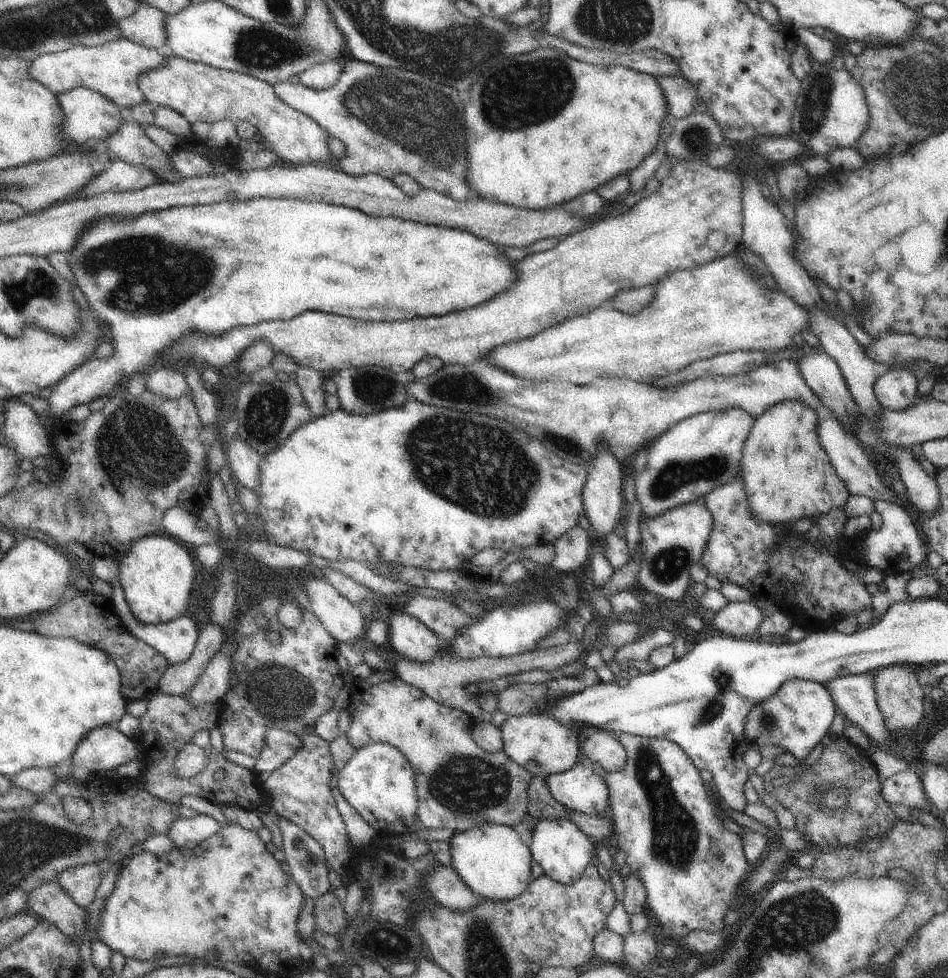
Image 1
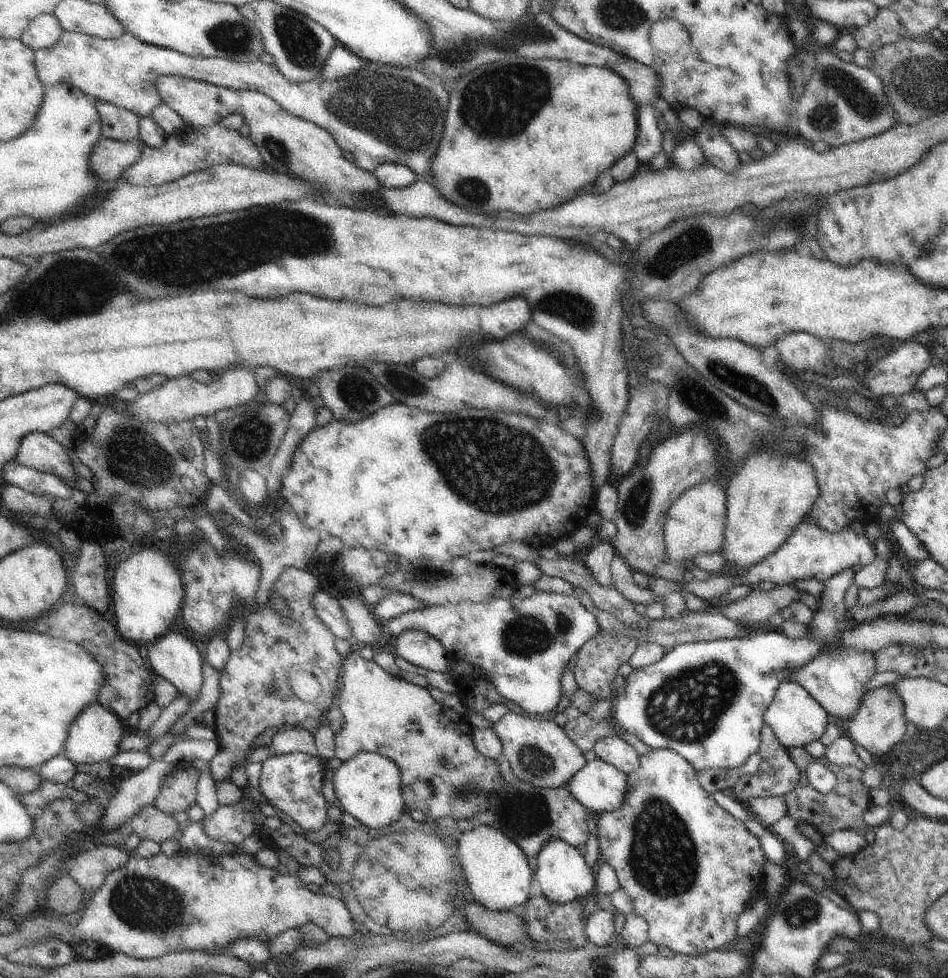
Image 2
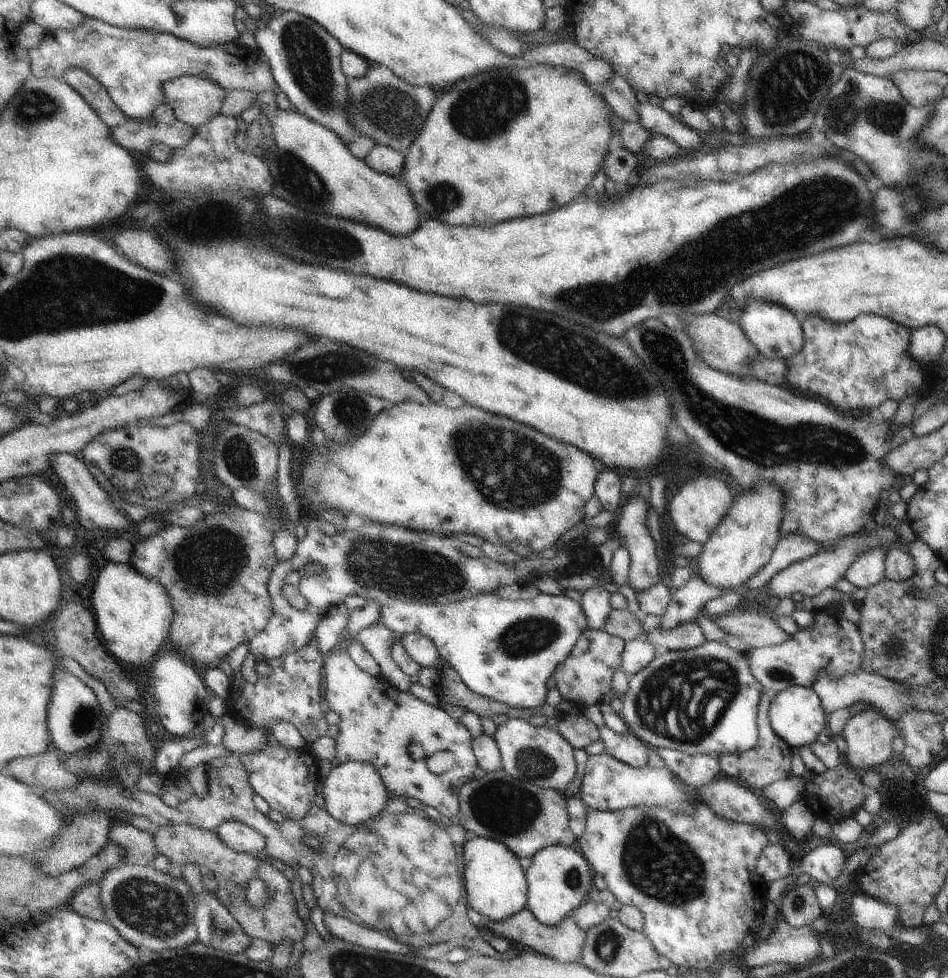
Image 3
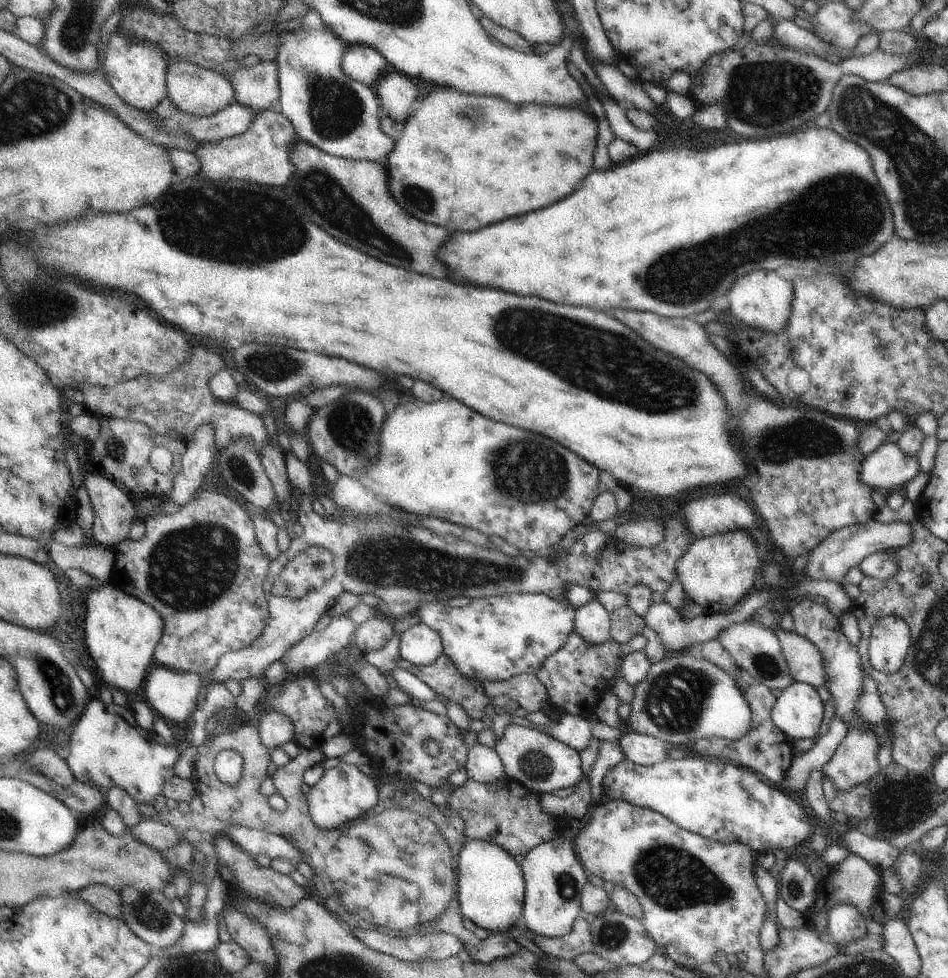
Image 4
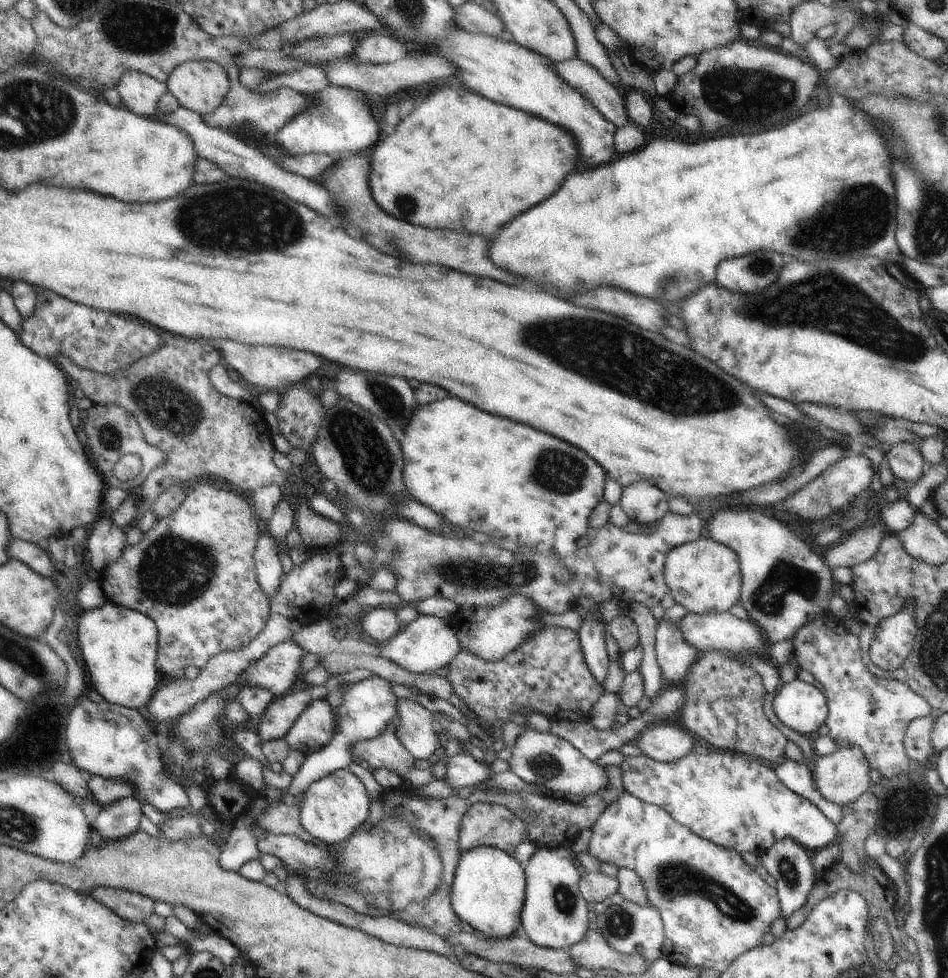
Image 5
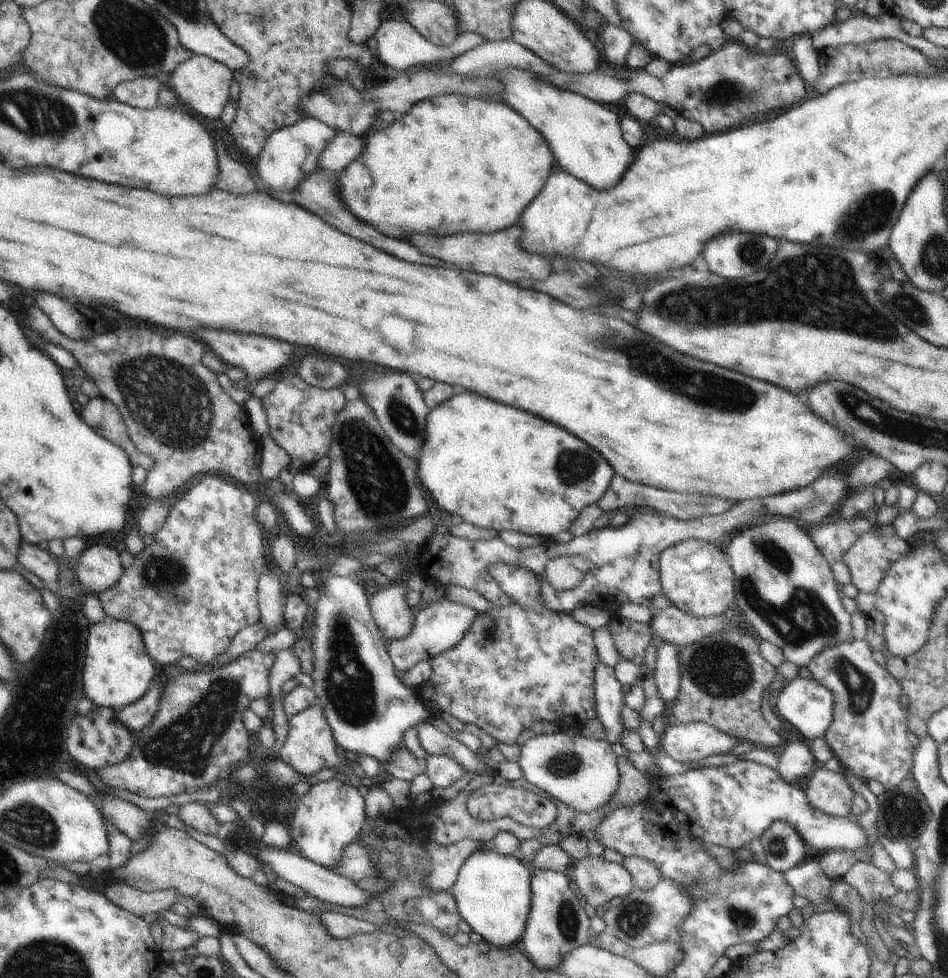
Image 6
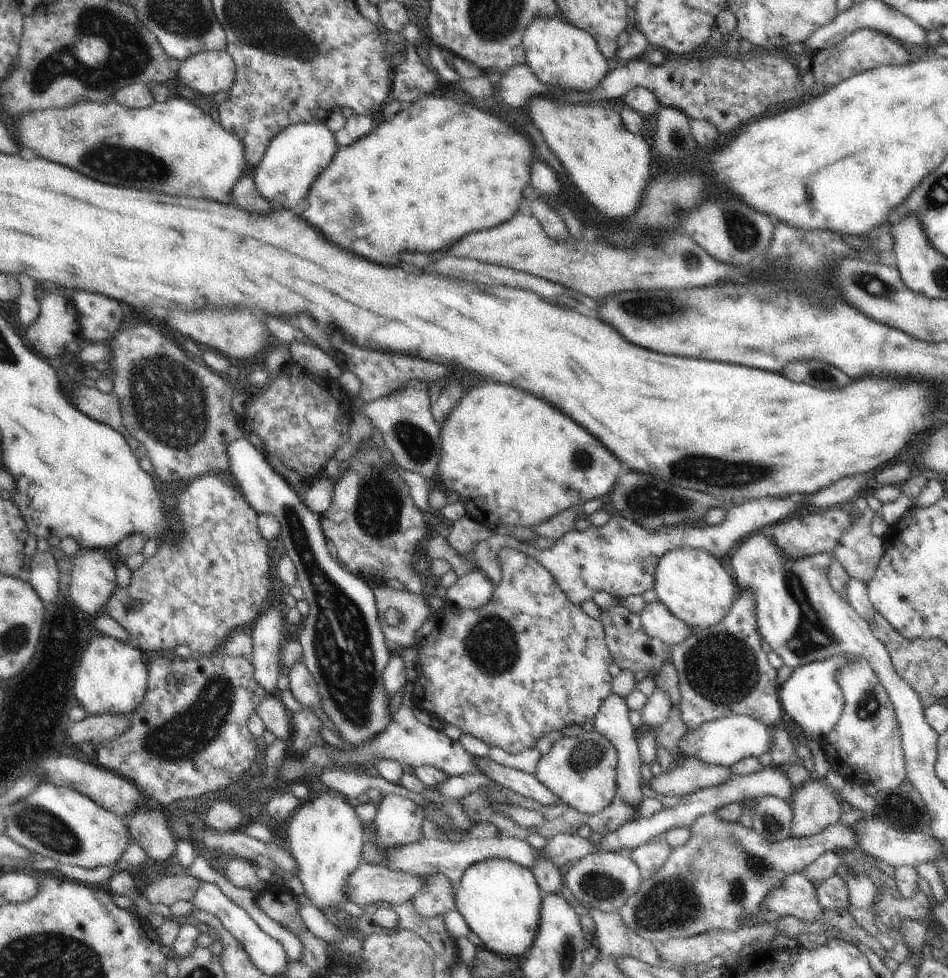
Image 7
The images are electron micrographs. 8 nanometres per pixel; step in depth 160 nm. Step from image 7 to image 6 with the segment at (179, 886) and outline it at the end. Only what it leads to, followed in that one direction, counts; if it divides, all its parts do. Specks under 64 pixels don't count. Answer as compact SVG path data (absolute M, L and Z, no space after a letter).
M114 883L105 888L104 896L121 909L143 918L146 914L168 911L180 896L175 889L164 889L144 892L130 885Z

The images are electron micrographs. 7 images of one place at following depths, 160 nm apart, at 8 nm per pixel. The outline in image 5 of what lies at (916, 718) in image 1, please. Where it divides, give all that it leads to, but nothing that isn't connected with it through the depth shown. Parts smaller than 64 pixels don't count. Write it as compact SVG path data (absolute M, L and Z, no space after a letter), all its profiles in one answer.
M858 746L837 749L817 761L813 772L816 790L836 806L852 804L869 791L870 766Z

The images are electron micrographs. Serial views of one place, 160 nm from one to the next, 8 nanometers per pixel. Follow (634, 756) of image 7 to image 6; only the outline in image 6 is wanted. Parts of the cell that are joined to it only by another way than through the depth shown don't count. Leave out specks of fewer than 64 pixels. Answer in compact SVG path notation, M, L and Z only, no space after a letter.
M598 661L595 666L594 686L597 718L606 728L605 740L621 750L619 734L626 728L620 720L620 713L625 705L625 698L623 684L618 682L615 668Z

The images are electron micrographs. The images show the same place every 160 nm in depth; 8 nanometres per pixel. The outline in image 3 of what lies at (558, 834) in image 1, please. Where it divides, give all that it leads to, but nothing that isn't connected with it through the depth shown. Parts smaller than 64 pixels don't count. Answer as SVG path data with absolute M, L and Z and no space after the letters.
M552 845L540 850L532 858L532 865L525 872L527 901L525 907L548 926L557 925L587 900L593 886L594 872L586 857L576 847Z

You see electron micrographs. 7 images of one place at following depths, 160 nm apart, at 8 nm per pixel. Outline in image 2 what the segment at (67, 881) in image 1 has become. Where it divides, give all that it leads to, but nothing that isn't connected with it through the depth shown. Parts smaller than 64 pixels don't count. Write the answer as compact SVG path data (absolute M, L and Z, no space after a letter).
M120 844L118 847L105 847L102 845L97 849L78 853L73 858L73 863L70 866L70 870L68 870L68 874L70 874L71 877L82 887L84 910L86 910L94 893L102 886L102 884L104 884L106 877L117 868L120 868L123 864L126 864L130 856L132 856L126 854L122 848L123 845L124 844Z

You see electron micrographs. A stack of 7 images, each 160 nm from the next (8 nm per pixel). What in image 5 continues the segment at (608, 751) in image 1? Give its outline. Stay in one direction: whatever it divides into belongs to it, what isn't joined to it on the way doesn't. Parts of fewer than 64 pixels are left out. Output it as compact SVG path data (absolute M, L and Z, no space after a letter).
M667 722L656 728L648 728L636 744L642 755L654 761L670 763L691 754L696 742L696 738L682 726Z

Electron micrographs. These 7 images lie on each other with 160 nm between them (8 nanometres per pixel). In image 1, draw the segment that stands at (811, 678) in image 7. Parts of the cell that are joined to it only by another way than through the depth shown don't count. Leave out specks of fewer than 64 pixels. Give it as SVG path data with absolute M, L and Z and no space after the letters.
M794 677L786 680L766 700L755 704L746 715L744 738L751 748L778 744L798 759L810 756L814 747L827 740L828 728L837 714L830 691L822 683Z

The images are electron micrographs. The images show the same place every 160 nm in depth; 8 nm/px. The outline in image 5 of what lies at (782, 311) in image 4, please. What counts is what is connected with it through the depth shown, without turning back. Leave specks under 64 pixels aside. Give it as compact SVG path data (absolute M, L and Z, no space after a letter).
M756 252L738 260L726 260L716 268L716 283L730 292L756 294L778 280L788 256L774 252Z

